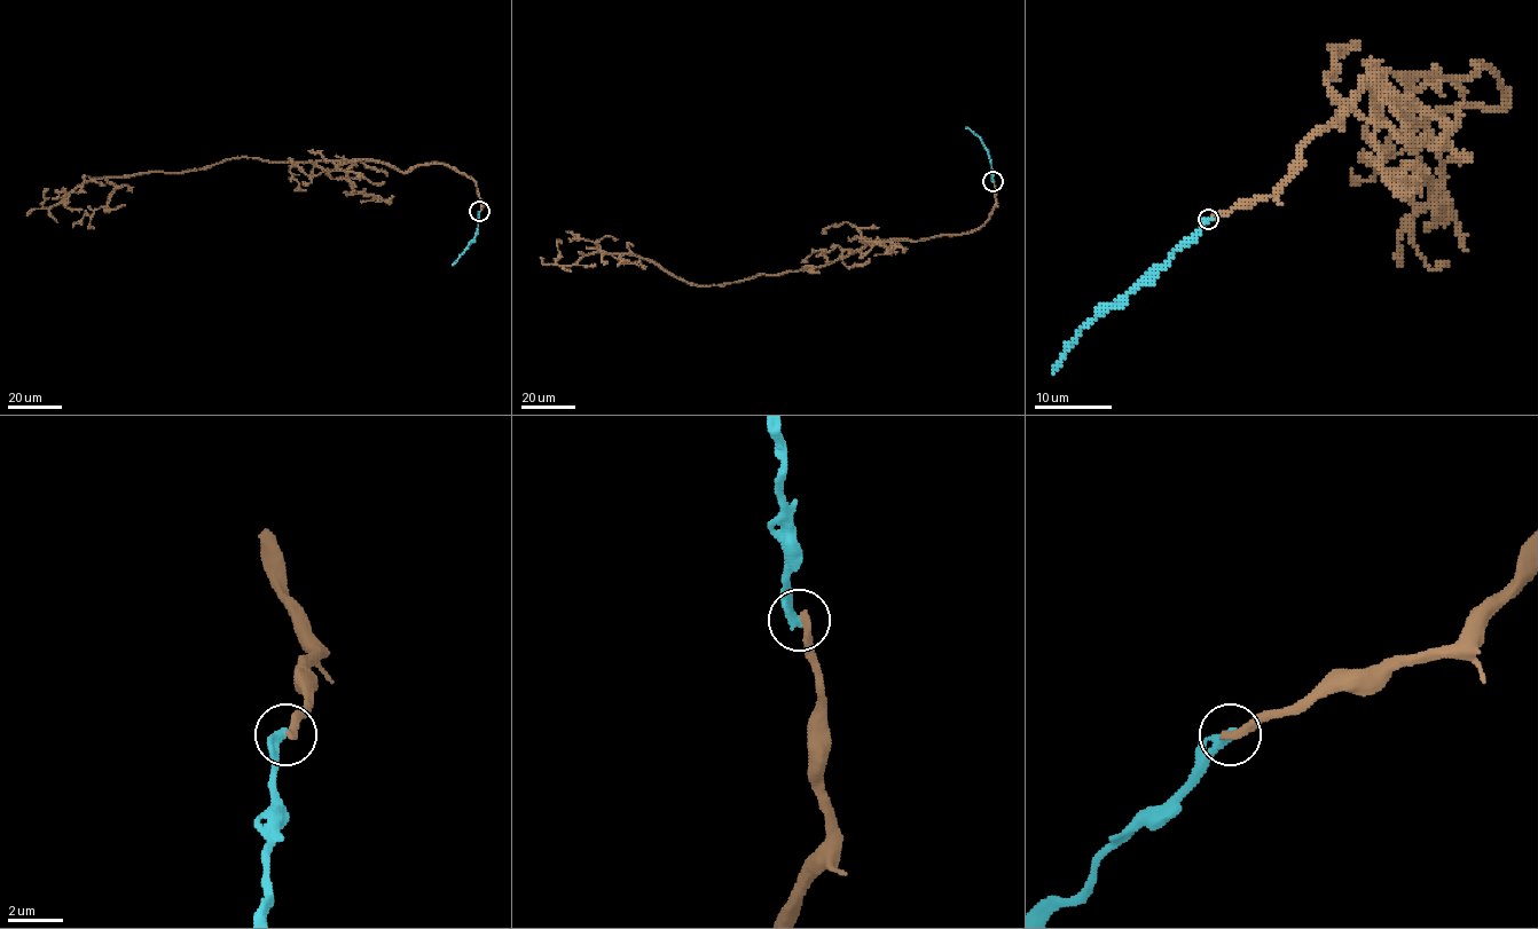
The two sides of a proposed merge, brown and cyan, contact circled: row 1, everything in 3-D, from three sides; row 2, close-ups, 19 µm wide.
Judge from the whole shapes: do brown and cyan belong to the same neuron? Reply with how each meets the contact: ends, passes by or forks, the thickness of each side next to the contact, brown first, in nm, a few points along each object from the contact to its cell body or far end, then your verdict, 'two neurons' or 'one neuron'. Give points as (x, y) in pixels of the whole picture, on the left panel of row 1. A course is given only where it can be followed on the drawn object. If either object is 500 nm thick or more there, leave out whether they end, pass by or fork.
brown ends | cyan ends | 320/400 nm | brown via (479, 211), (476, 183), (438, 164), (400, 172), (370, 160), (235, 157), (89, 179), (45, 209), (48, 189) | cyan via (479, 211), (476, 236), (453, 265) | two neurons

